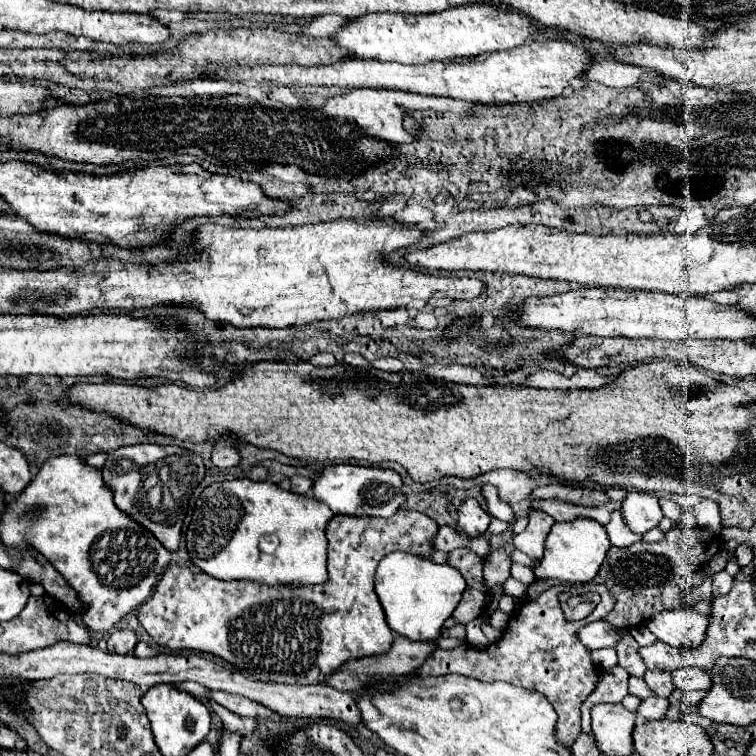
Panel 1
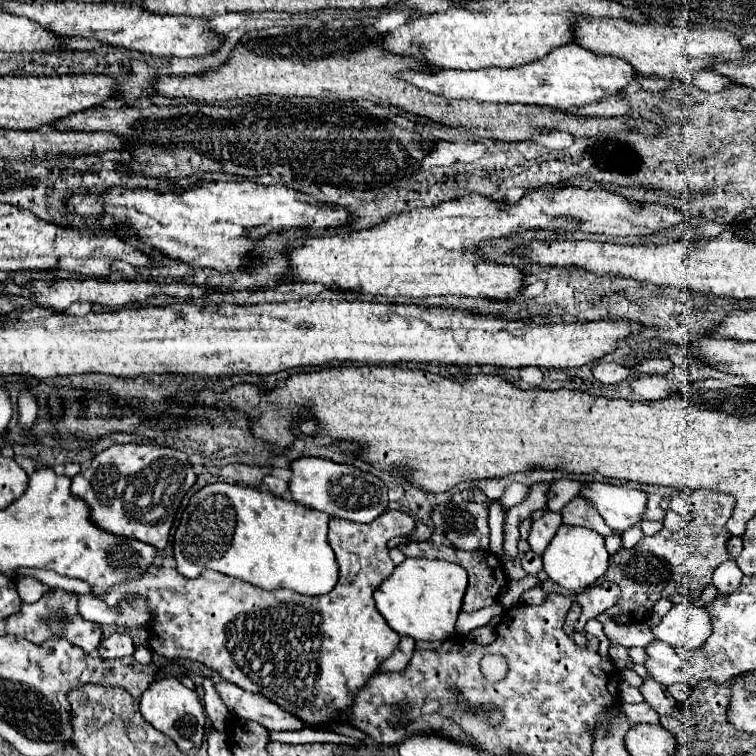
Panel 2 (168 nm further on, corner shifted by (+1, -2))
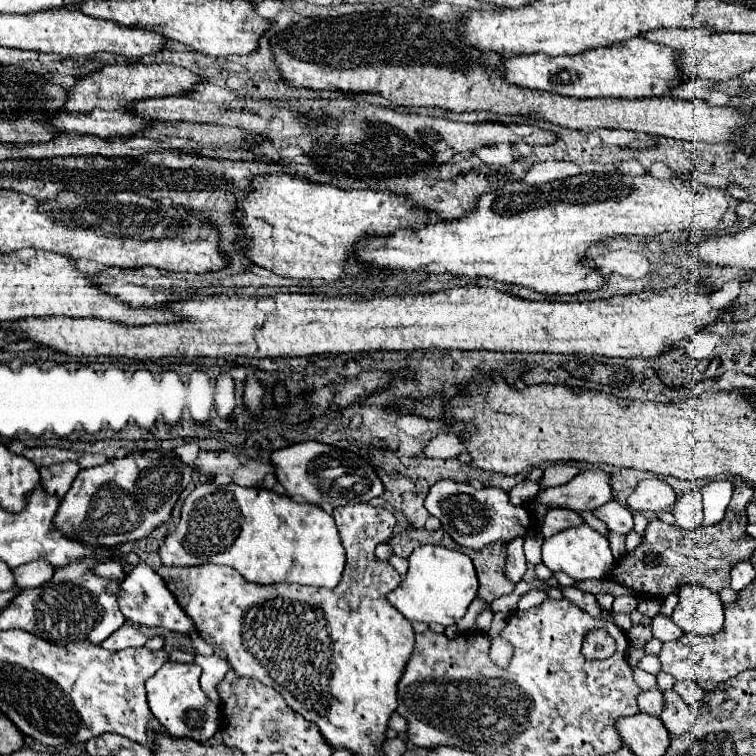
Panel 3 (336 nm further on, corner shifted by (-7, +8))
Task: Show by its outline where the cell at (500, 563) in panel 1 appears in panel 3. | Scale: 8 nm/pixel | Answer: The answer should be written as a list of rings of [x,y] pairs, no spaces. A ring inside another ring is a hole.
[[[523,481],[523,483],[519,483],[515,489],[509,491],[511,503],[513,505],[527,505],[535,497],[535,493],[539,493],[539,485],[541,485],[541,481]]]

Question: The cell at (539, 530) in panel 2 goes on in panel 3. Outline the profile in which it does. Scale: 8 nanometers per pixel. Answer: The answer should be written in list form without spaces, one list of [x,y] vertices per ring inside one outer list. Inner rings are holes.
[[[549,509],[545,519],[543,519],[541,533],[545,537],[551,537],[551,535],[555,535],[559,531],[565,531],[569,527],[577,527],[581,523],[583,523],[583,519],[575,511],[569,511],[569,509]]]

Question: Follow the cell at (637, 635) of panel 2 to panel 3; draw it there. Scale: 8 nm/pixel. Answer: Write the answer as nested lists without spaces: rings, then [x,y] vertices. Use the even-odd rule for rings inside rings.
[[[663,615],[653,617],[651,629],[653,629],[653,637],[657,637],[661,641],[673,641],[673,639],[679,639],[685,635],[683,629],[679,629],[669,617],[663,617]]]

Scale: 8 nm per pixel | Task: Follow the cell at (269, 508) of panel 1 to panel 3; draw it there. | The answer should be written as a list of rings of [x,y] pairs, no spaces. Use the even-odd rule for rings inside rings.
[[[201,483],[185,499],[181,519],[159,547],[161,563],[167,567],[193,567],[203,563],[231,565],[247,581],[273,585],[281,581],[333,587],[337,585],[345,553],[335,521],[321,507],[295,503],[259,487]]]

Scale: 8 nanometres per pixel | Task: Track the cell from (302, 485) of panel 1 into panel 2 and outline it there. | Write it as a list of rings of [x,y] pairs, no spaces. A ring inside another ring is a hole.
[[[265,475],[265,479],[263,479],[263,489],[271,491],[271,493],[275,493],[275,495],[279,495],[279,497],[289,491],[287,481],[283,481],[283,479],[275,477],[275,475]]]

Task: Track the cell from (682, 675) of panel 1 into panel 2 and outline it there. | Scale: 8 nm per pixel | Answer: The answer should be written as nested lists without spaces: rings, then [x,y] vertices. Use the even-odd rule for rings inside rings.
[[[675,683],[675,685],[669,685],[667,689],[669,689],[669,693],[671,693],[679,703],[687,701],[687,699],[691,697],[691,691],[693,691],[693,687],[687,685],[687,683]]]

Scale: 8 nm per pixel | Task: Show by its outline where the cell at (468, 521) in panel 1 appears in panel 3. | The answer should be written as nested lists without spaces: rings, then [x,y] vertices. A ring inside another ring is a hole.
[[[439,481],[431,487],[425,509],[441,521],[443,531],[461,547],[467,549],[483,549],[495,541],[513,541],[515,537],[525,537],[535,527],[533,511],[521,505],[509,503],[509,493],[497,487],[483,487],[475,489],[469,483],[455,483],[455,481]]]

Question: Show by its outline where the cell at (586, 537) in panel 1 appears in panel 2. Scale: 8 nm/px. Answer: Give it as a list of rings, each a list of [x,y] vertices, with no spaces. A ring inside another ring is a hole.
[[[561,525],[559,531],[555,533],[555,539],[551,539],[543,553],[543,565],[549,579],[553,579],[555,583],[569,591],[579,591],[593,585],[607,571],[609,553],[605,549],[603,537],[597,531],[575,525]]]

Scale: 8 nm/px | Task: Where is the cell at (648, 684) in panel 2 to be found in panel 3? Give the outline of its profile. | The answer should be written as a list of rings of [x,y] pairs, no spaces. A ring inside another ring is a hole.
[[[665,691],[663,695],[665,695],[665,709],[659,715],[659,719],[663,721],[671,739],[681,737],[689,731],[689,727],[695,719],[691,713],[691,707],[685,705],[685,701],[675,691]]]

